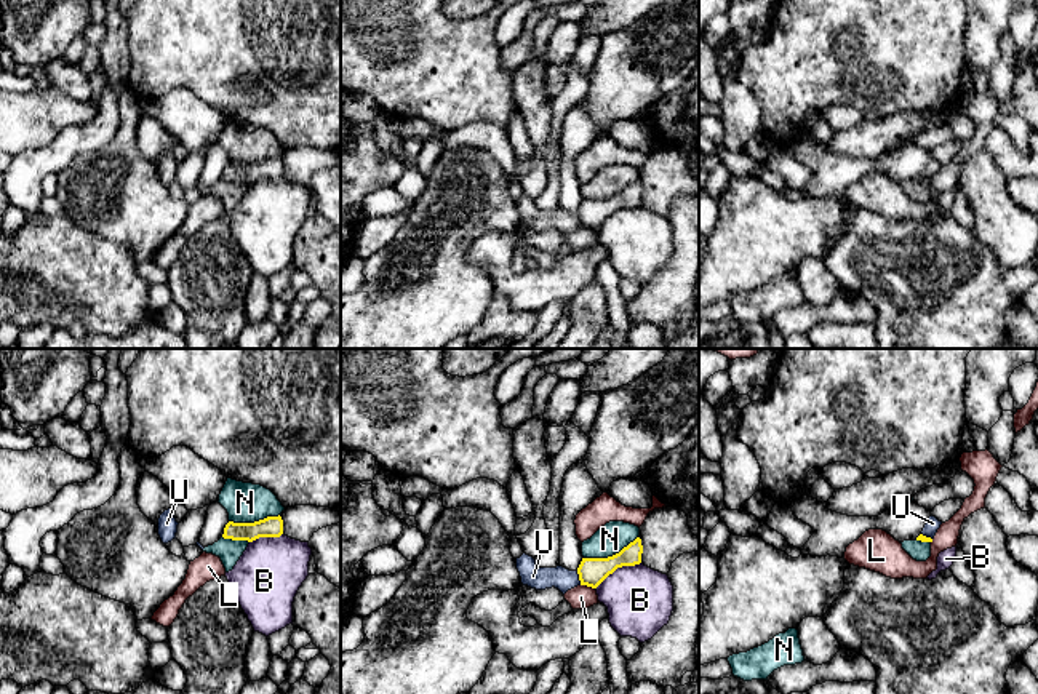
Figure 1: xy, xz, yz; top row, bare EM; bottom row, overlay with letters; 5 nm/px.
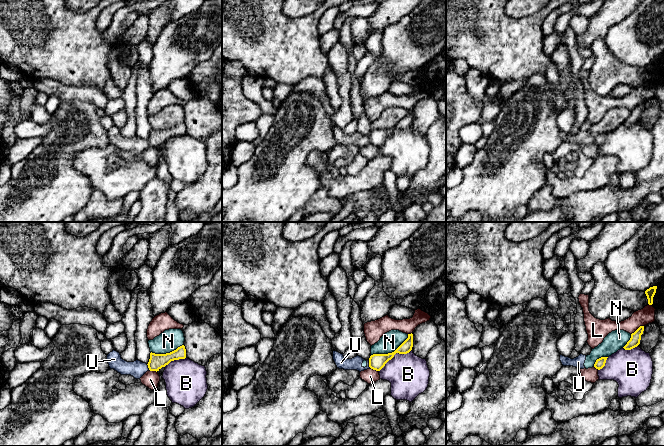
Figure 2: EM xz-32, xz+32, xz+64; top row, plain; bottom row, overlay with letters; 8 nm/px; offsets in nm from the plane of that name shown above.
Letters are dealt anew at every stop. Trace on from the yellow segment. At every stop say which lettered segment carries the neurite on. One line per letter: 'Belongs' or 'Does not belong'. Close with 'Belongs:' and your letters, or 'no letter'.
B: Does not belong
L: Does not belong
N: Does not belong
U: Does not belong
Belongs: no letter

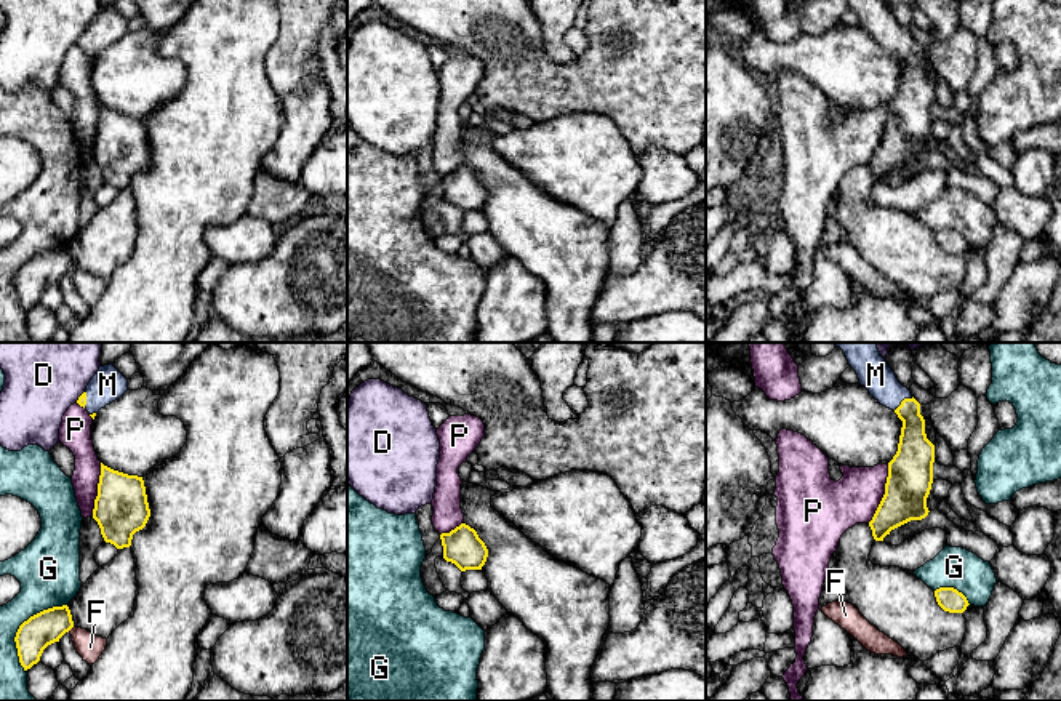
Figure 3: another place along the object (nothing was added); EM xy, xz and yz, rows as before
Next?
D: Does not belong
F: Does not belong
G: Does not belong
M: Belongs
P: Does not belong
Belongs: M

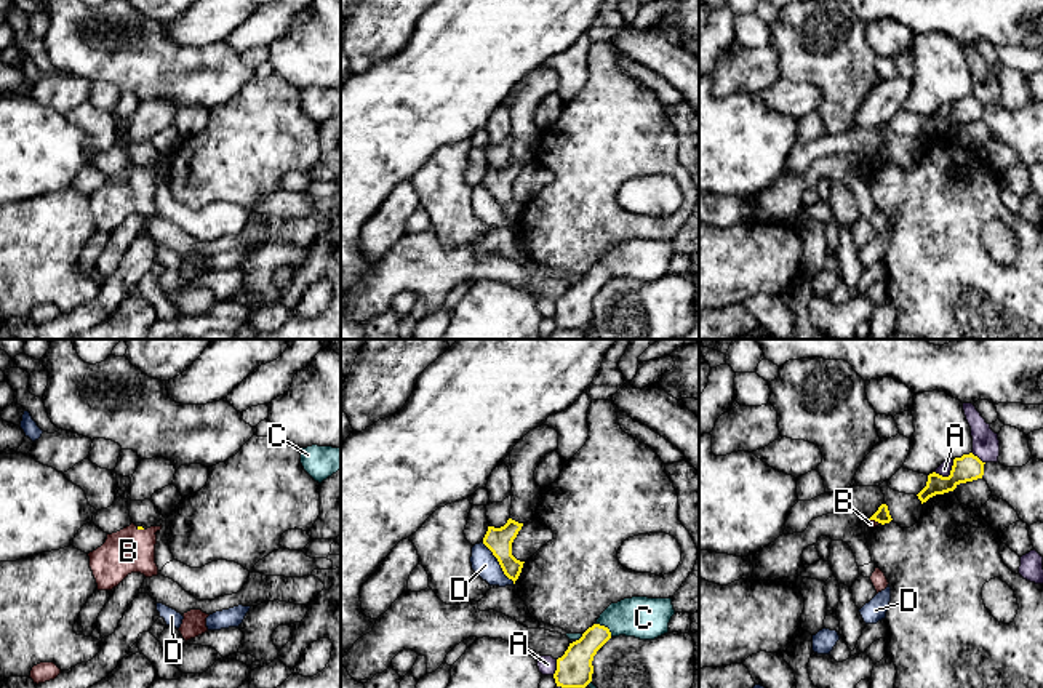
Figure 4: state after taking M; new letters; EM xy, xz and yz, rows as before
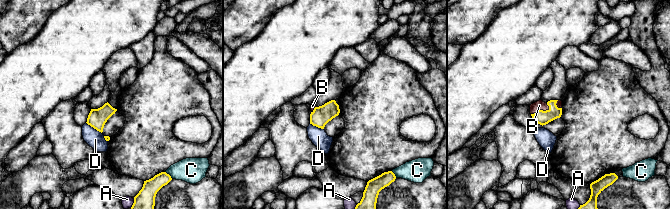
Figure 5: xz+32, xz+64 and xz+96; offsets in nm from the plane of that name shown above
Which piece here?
A: Does not belong
B: Belongs
C: Does not belong
D: Does not belong
Belongs: B

